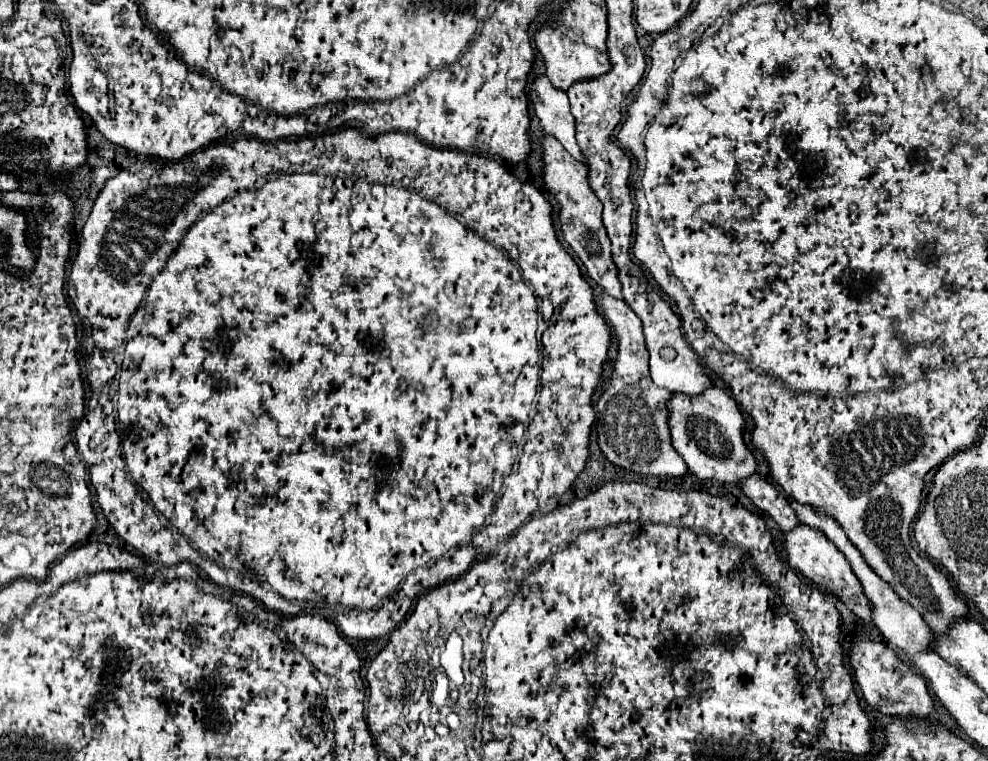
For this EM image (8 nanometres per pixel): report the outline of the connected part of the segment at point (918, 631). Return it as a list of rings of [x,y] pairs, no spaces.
[[[790,500],[790,506],[792,506],[792,510],[796,512],[796,516],[798,516],[798,520],[800,520],[802,524],[808,524],[808,526],[814,526],[814,528],[822,530],[822,532],[828,536],[828,540],[846,556],[848,564],[852,566],[852,572],[856,574],[856,578],[858,578],[860,584],[862,584],[862,590],[864,590],[866,598],[870,600],[872,624],[882,632],[882,636],[886,638],[886,642],[888,642],[890,646],[896,646],[896,648],[904,650],[906,654],[916,654],[918,650],[932,648],[932,644],[930,644],[930,642],[932,642],[932,630],[930,630],[928,624],[924,622],[922,614],[920,614],[916,608],[912,608],[908,602],[900,600],[900,596],[894,592],[894,588],[892,588],[888,582],[884,582],[874,570],[868,568],[868,562],[864,562],[864,558],[860,558],[860,552],[856,550],[856,546],[852,546],[852,542],[848,542],[848,536],[846,536],[844,530],[838,526],[838,522],[832,520],[828,514],[818,514],[816,508],[806,506],[806,504],[800,504],[800,502],[796,502],[796,500]]]

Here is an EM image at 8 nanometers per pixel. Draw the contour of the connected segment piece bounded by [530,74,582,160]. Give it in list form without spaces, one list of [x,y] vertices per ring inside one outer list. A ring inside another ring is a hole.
[[[542,74],[534,78],[530,100],[534,104],[534,112],[542,124],[542,130],[556,136],[576,160],[582,160],[582,152],[574,138],[574,118],[570,114],[566,92],[552,86],[548,76]]]

